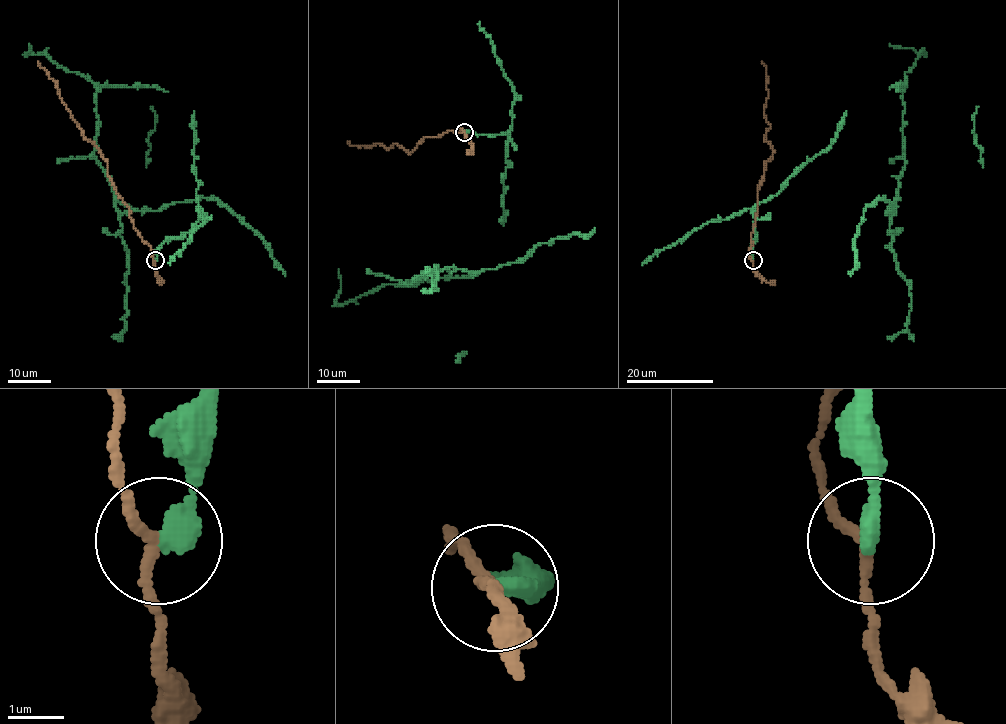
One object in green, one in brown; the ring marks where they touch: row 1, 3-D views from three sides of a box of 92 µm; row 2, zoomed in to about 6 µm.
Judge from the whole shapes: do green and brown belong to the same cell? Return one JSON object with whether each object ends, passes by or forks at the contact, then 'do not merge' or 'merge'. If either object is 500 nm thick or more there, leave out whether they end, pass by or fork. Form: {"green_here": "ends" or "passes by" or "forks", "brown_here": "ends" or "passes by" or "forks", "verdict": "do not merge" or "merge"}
{"green_here": "ends", "brown_here": "passes by", "verdict": "do not merge"}

